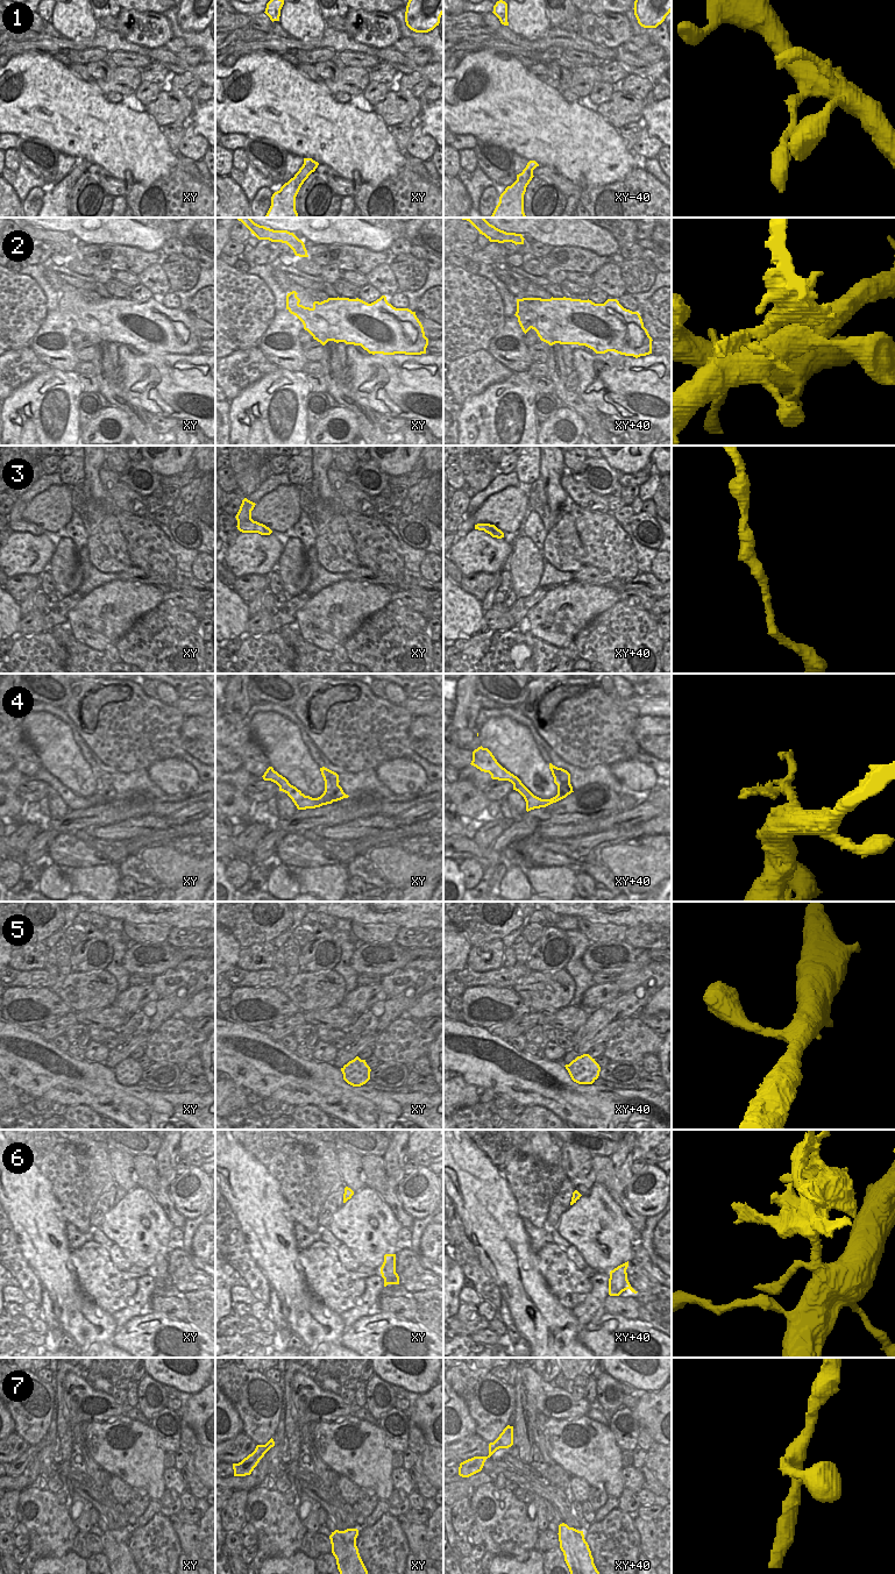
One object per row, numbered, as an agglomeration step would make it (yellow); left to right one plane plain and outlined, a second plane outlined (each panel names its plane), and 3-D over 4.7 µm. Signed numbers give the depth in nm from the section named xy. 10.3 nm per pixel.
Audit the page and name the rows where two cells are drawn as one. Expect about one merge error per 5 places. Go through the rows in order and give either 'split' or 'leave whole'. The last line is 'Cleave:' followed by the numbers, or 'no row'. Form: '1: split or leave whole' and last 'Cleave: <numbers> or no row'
1: leave whole
2: split
3: leave whole
4: leave whole
5: leave whole
6: split
7: leave whole
Cleave: 2, 6

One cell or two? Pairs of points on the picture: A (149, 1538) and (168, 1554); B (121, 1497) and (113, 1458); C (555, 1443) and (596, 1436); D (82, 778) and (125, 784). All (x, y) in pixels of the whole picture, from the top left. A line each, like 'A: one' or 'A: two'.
A: one
B: two
C: one
D: two

